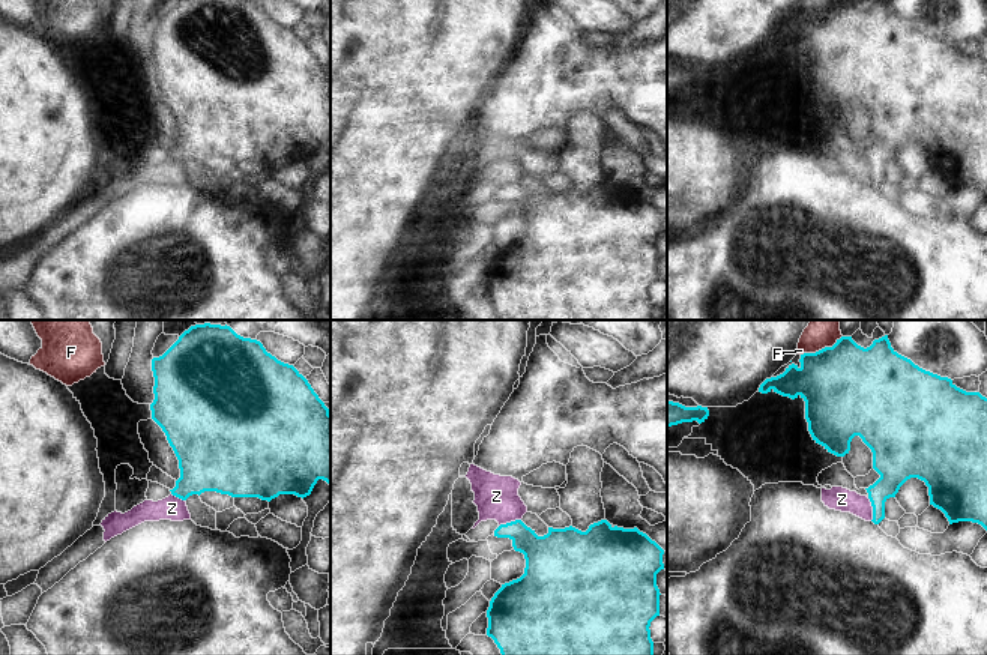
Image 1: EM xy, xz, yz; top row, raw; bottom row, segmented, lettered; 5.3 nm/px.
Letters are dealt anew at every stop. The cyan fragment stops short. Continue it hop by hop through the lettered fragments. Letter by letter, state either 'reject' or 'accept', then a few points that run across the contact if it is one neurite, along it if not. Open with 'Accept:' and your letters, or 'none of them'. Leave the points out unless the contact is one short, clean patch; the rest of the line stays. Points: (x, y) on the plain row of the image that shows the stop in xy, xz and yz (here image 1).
Accept: none of them
F: reject
Z: reject; line yz (867, 161), (872, 170), (872, 184)

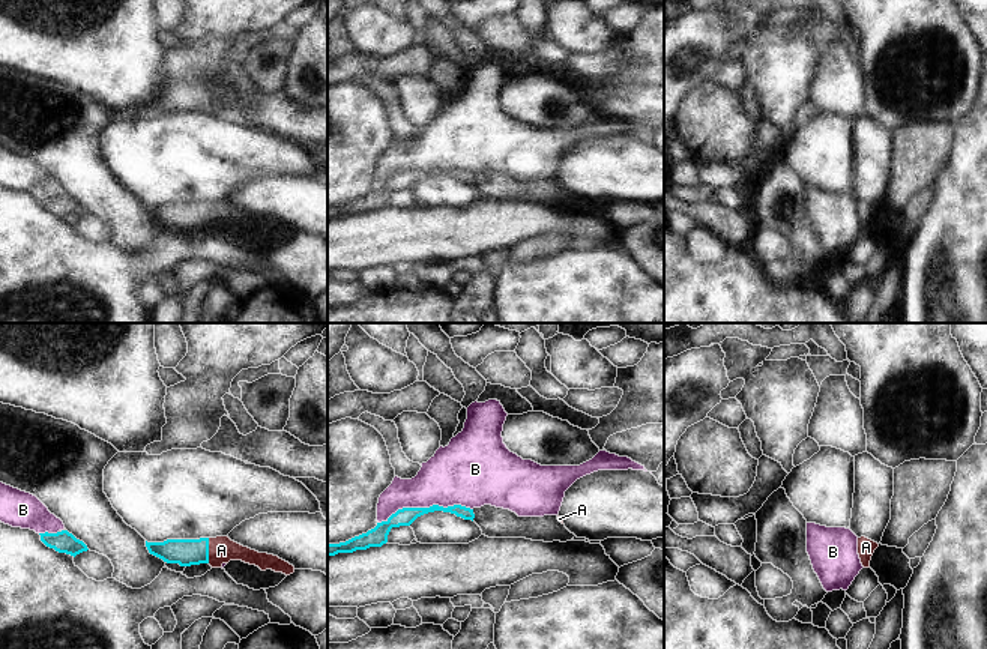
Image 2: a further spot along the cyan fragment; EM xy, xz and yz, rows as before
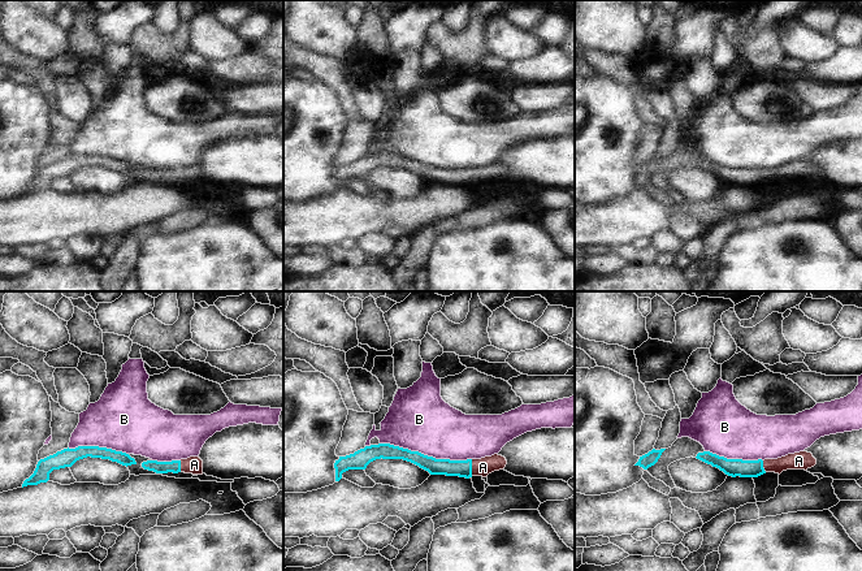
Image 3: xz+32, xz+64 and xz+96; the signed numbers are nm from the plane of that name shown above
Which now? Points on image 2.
Accept: A
A: accept
B: reject

